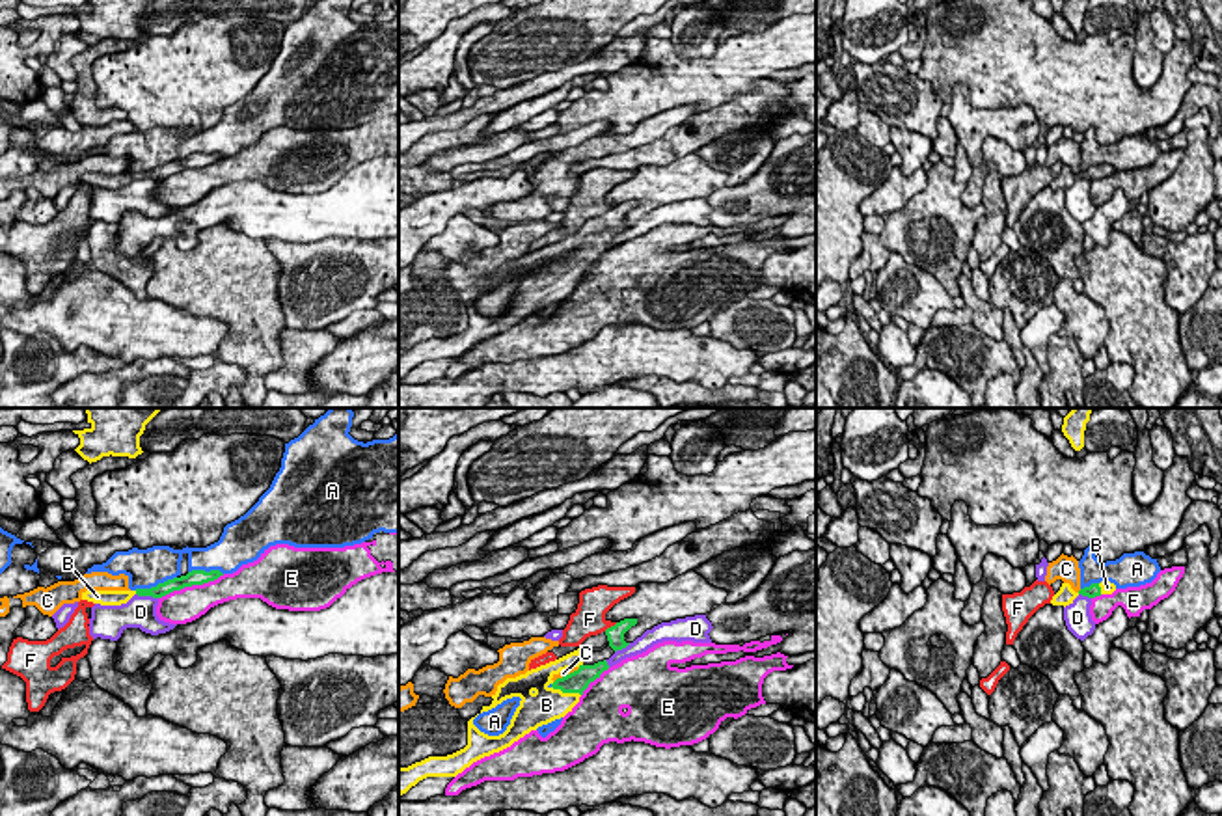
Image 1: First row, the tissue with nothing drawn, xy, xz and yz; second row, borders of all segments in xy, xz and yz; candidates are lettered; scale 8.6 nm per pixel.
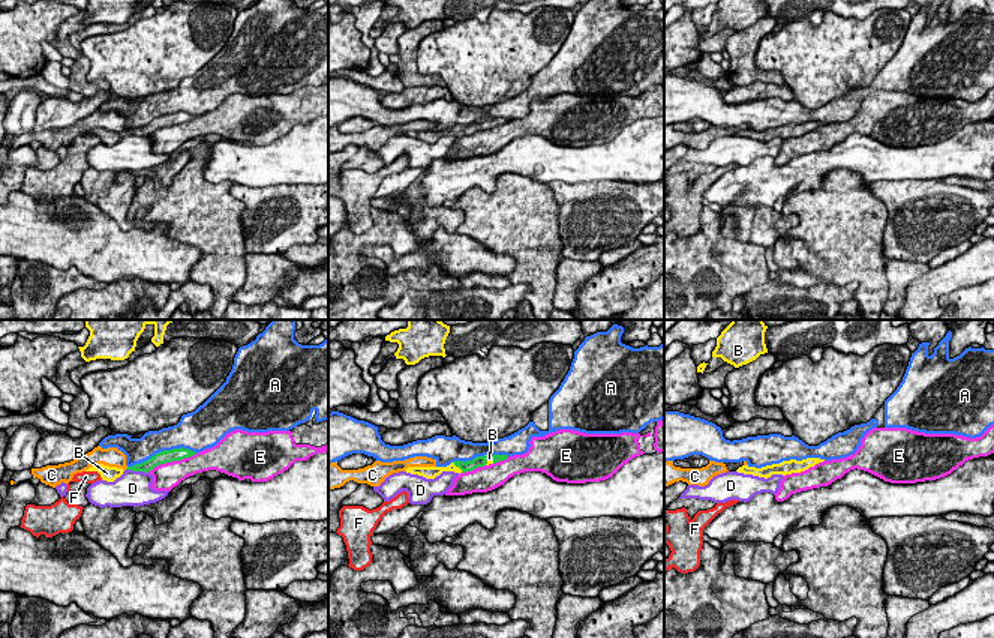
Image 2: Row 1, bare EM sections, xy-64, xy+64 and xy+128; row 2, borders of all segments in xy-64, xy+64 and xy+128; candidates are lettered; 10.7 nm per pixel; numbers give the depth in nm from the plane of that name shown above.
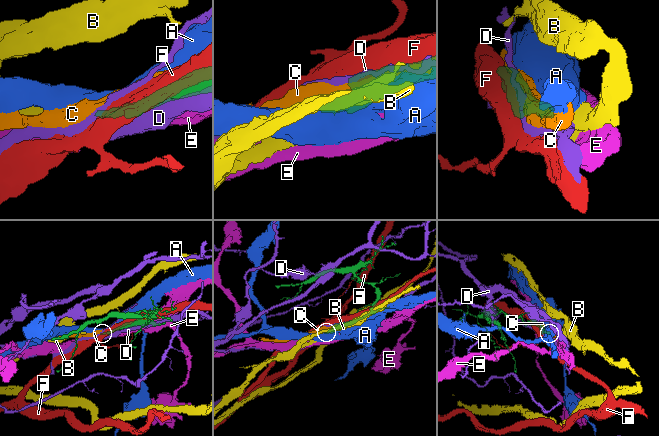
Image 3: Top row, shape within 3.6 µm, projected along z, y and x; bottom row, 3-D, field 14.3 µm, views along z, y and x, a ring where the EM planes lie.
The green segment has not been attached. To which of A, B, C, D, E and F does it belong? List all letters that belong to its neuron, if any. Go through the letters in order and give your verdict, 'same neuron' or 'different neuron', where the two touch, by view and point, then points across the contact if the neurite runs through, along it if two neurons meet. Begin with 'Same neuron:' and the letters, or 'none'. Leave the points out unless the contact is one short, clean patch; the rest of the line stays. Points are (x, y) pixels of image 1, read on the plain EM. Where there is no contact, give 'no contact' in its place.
Same neuron: B
A: different neuron | xy (157, 168)
B: same neuron | xz (565, 274)
C: different neuron | xz (567, 258)
D: different neuron | xy (148, 177)
E: different neuron | xy (190, 168)
F: different neuron | xz (611, 209)

